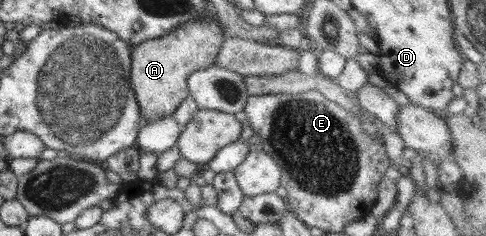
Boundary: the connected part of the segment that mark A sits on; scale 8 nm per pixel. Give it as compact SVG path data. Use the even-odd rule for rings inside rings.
M207 18L185 22L170 33L131 47L131 84L142 120L150 121L172 115L183 100L190 96L187 82L189 75L215 64L224 39L218 22Z

